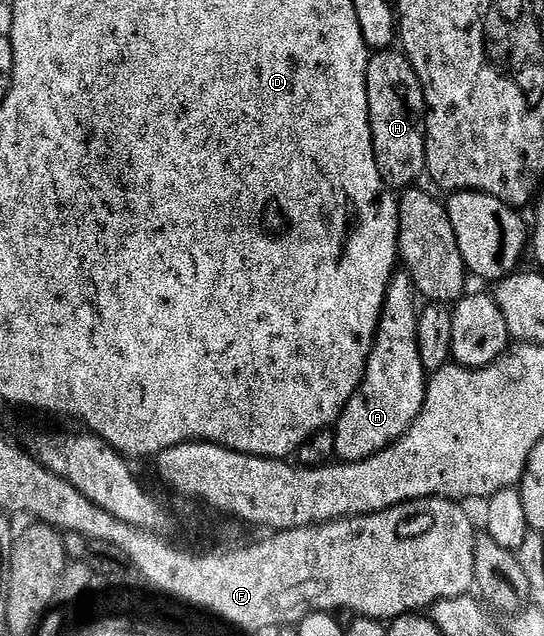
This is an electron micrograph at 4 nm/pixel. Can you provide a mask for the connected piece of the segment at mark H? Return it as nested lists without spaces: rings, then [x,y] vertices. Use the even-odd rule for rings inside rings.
[[[394,44],[370,53],[367,66],[369,84],[369,124],[373,128],[373,151],[386,183],[404,187],[423,170],[425,149],[425,104],[421,81],[409,54]]]

